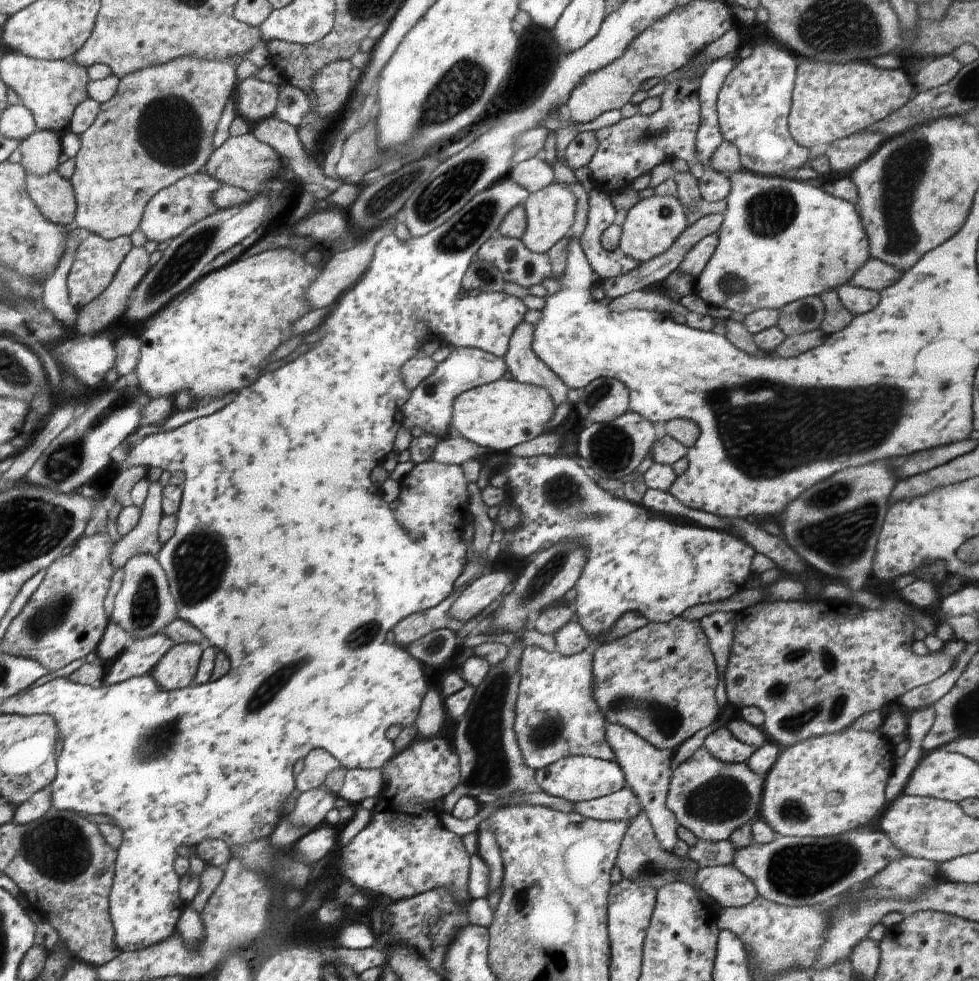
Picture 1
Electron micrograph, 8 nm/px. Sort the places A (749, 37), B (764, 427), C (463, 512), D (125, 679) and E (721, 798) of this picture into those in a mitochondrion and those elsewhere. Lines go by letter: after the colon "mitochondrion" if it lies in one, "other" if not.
A: other
B: mitochondrion
C: other
D: other
E: mitochondrion

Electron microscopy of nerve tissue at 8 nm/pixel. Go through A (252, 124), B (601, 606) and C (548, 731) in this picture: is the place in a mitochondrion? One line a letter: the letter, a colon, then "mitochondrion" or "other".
A: other
B: other
C: mitochondrion

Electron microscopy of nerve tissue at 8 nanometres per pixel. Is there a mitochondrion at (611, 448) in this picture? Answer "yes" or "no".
yes

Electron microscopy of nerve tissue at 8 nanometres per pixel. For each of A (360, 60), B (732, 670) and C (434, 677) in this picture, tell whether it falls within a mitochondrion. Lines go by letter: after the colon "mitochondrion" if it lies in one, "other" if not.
A: other
B: other
C: other

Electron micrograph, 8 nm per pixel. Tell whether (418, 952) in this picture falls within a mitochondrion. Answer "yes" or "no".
no

